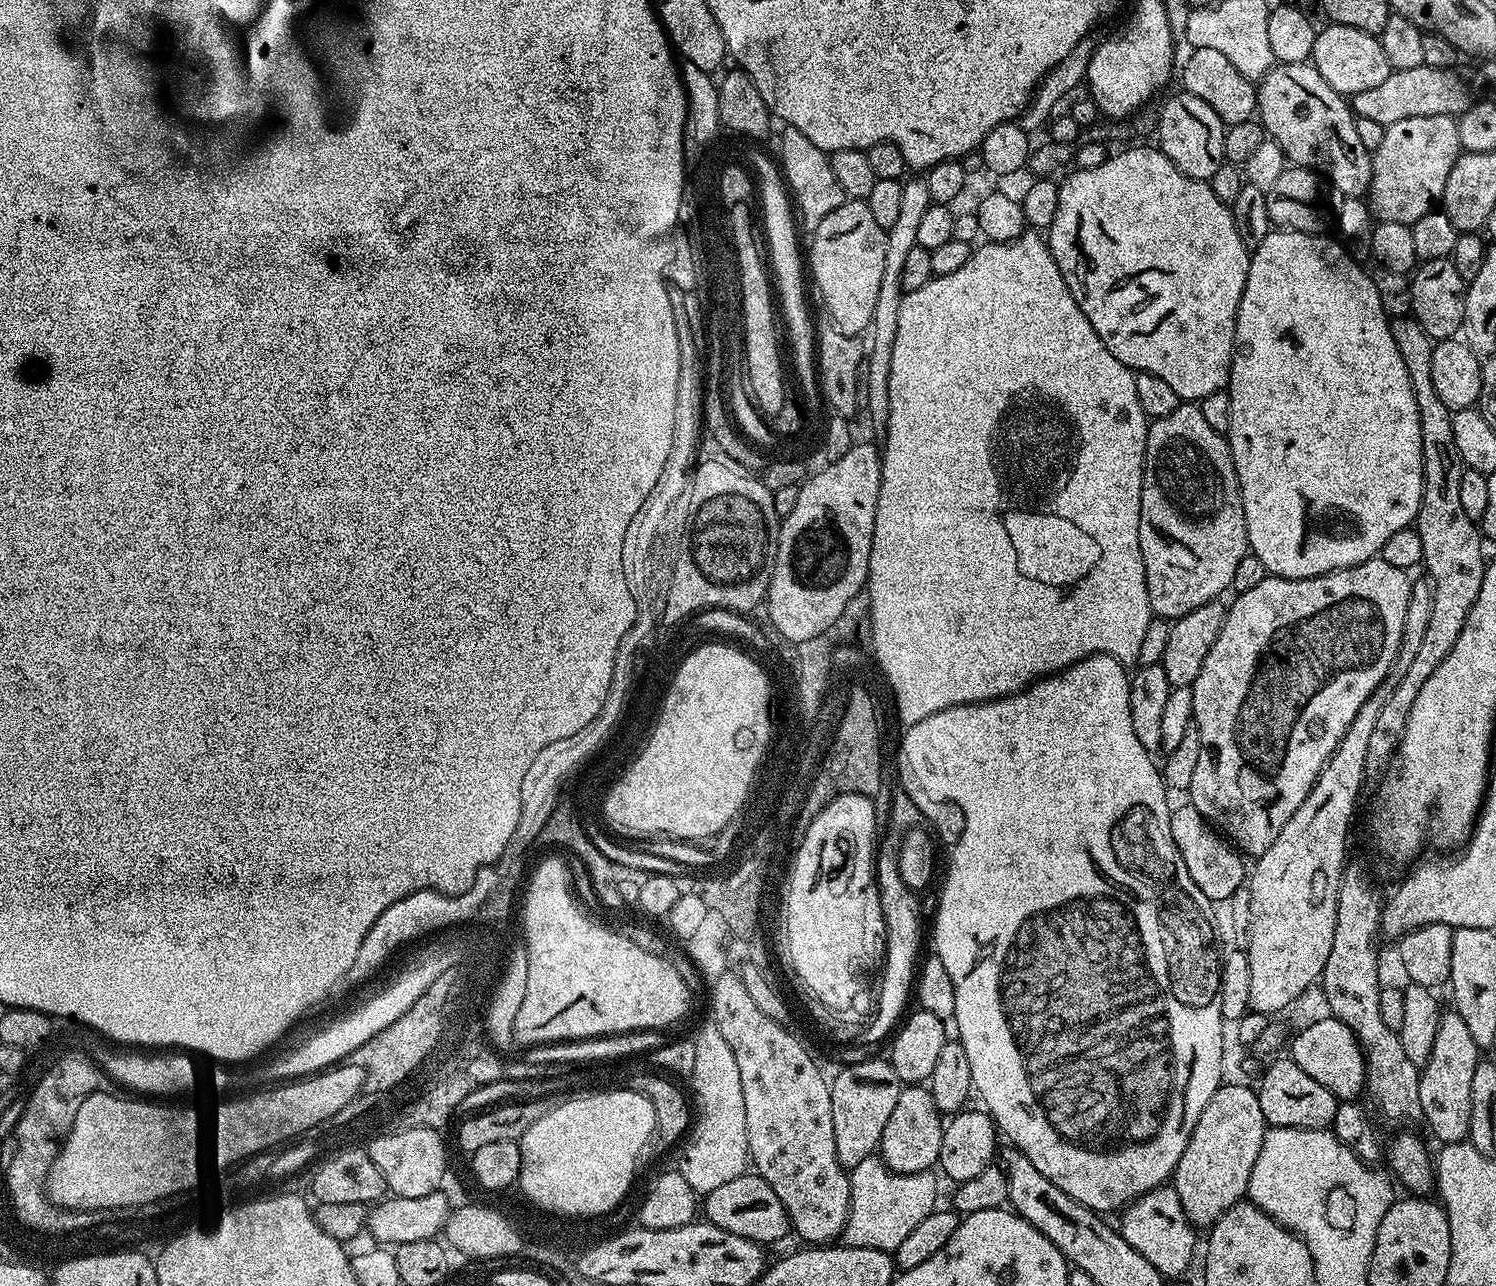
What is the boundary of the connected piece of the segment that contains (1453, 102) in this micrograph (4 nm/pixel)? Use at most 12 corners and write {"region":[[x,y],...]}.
{"region":[[1455,67],[1393,70],[1351,97],[1356,116],[1385,126],[1474,103]]}

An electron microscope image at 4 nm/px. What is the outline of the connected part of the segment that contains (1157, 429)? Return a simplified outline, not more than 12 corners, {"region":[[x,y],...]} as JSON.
{"region":[[1195,403],[1149,423],[1152,615],[1223,597],[1250,552],[1232,451]]}

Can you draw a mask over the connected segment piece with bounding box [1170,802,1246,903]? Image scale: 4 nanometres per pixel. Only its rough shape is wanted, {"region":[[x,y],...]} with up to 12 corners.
{"region":[[1190,802],[1170,832],[1212,903],[1245,883],[1246,862]]}

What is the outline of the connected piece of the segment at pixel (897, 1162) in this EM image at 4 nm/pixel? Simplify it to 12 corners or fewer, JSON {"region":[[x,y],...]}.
{"region":[[901,1087],[878,1155],[891,1172],[929,1171],[945,1121],[927,1087]]}

